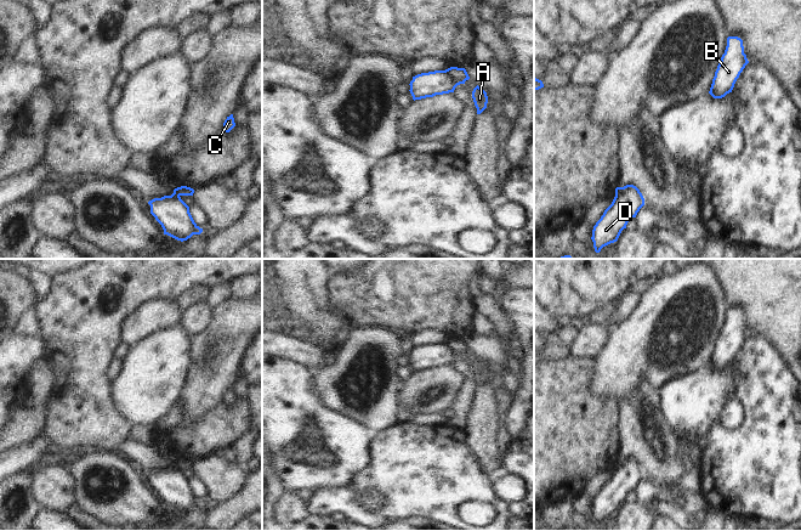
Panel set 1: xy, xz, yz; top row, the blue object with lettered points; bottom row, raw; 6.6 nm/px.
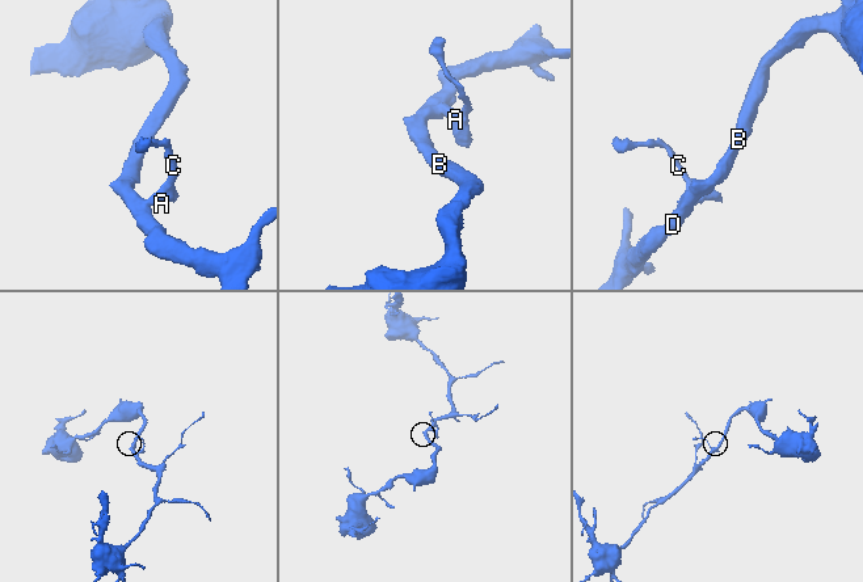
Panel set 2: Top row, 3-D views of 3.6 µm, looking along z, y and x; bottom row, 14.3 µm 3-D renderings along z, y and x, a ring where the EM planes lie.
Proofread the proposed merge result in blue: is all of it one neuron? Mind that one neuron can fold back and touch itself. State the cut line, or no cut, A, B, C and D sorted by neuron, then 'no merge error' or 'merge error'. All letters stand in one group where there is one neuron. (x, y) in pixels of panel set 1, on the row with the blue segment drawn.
cut xz (448, 68), (456, 85); groups A C / B D; merge error

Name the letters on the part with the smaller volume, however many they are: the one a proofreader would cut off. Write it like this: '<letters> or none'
A, C

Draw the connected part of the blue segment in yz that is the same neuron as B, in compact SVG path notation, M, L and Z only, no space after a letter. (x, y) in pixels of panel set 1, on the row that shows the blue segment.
M728 36L725 53L715 72L709 94L714 98L722 98L732 92L737 79L748 63L743 40L738 36Z

